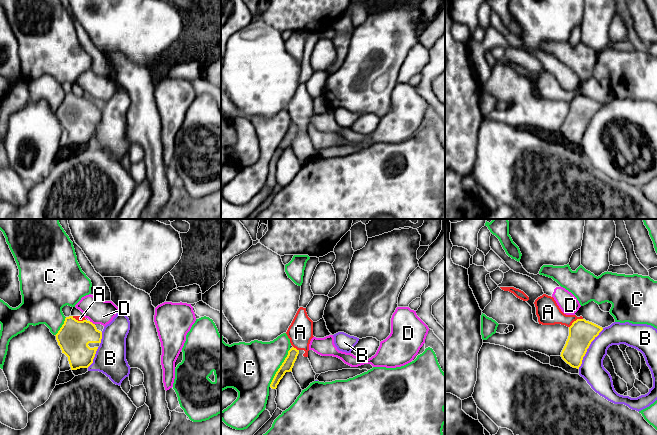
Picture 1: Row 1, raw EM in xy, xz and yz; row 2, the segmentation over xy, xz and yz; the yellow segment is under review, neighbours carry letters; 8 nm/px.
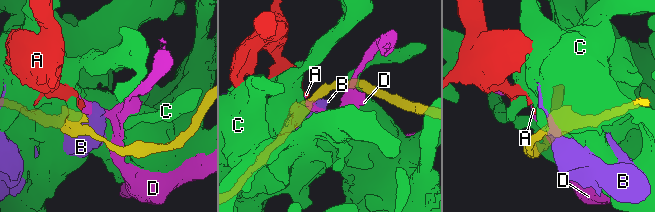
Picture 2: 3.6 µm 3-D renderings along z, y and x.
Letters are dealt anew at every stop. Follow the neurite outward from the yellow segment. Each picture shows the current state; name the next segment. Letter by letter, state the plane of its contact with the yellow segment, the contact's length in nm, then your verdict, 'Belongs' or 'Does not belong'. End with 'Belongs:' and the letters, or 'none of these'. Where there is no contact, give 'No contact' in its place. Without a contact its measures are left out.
A: Touches yellow in yz. Shared border 130 nm. Does not belong
B: Touches yellow in yz. Shared border 380 nm. Does not belong
C: Touches yellow in xz. Shared border 340 nm. Does not belong
D: Touches yellow in xy. Shared border 50 nm. Does not belong
Belongs: none of these

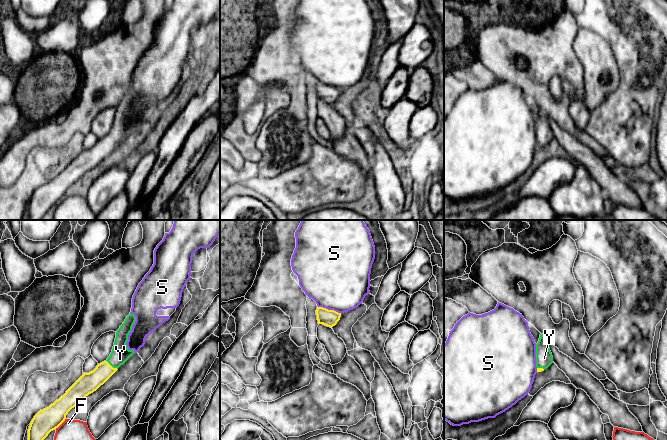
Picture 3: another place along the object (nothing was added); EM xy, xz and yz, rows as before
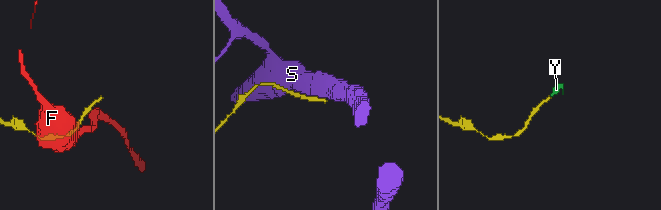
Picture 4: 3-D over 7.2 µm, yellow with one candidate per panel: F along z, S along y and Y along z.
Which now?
F: Touches yellow in xy. Shared border 120 nm. Does not belong
S: Touches yellow in xz. Shared border 190 nm. Does not belong
Y: Touches yellow in xy. Shared border 120 nm. Belongs
Belongs: Y

